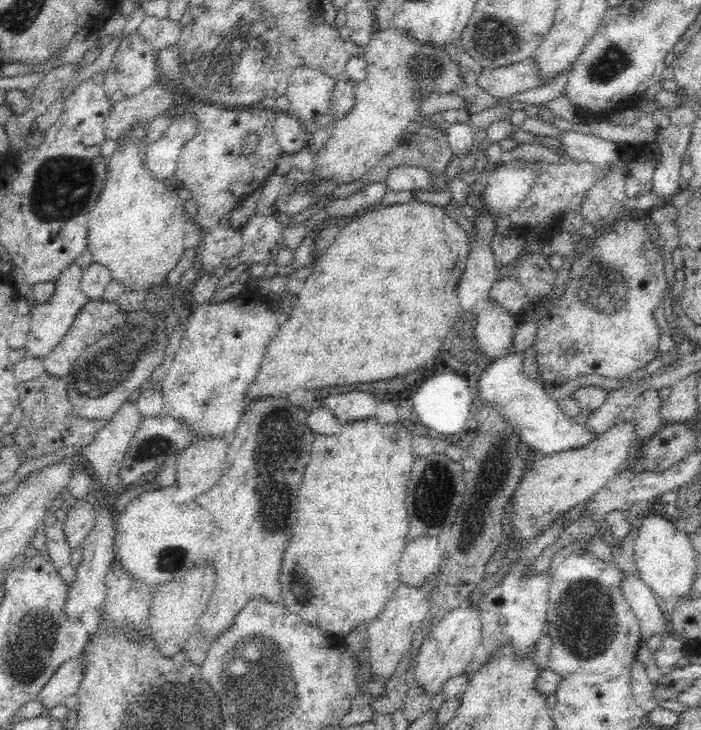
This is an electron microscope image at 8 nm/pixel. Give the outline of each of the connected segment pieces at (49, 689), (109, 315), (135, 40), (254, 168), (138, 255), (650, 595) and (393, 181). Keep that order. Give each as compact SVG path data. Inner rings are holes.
M83 657L68 659L63 662L48 679L48 682L37 694L39 700L45 708L54 708L78 690L83 675Z
M89 300L82 310L78 312L70 331L62 338L62 340L52 349L52 352L43 359L43 366L45 372L54 376L64 378L70 374L73 364L80 357L83 350L94 344L96 340L106 337L109 333L120 328L120 326L127 322L129 313L121 312L117 302L106 302L106 300Z
M135 30L120 41L119 47L105 72L103 89L106 91L106 96L110 99L110 103L116 105L118 102L131 98L142 92L142 90L146 90L148 86L152 86L160 77L161 75L157 70L155 49Z
M192 98L180 99L165 112L168 120L189 114L196 117L198 132L190 142L182 146L173 176L182 182L183 188L191 191L191 198L198 204L195 221L201 227L203 237L198 248L197 265L200 273L212 275L220 264L230 264L242 250L242 235L239 229L230 225L230 210L236 208L240 200L261 188L275 170L278 156L283 153L273 129L278 112L276 109L258 109L255 106L206 104ZM250 130L257 134L258 146L253 154L242 155L240 144Z
M146 126L134 127L119 136L121 145L107 162L107 179L104 188L96 201L96 206L89 212L87 250L91 252L93 261L108 267L112 280L125 284L126 292L145 293L150 287L160 287L160 283L162 285L166 283L166 274L178 264L186 250L184 223L187 215L183 208L184 201L178 196L172 197L168 184L150 175L150 170L144 167L144 150L150 143L145 136L145 129Z
M624 572L624 581L621 582L621 591L634 611L641 630L642 640L655 634L671 633L670 623L662 615L654 591L637 576Z
M392 166L388 170L388 176L382 180L386 184L388 192L400 192L401 190L430 190L432 186L431 173L422 167Z

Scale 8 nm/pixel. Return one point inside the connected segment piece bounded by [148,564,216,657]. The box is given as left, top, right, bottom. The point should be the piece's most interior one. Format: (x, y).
(176, 606)

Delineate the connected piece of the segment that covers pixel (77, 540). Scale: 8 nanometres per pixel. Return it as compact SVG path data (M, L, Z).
M93 500L79 501L67 512L66 520L63 522L63 531L71 550L81 546L88 534L92 532L96 516L96 502Z

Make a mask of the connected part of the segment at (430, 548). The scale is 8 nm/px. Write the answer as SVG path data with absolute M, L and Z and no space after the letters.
M424 535L405 542L398 571L400 581L410 587L417 587L434 578L439 572L442 552L438 549L436 537Z

